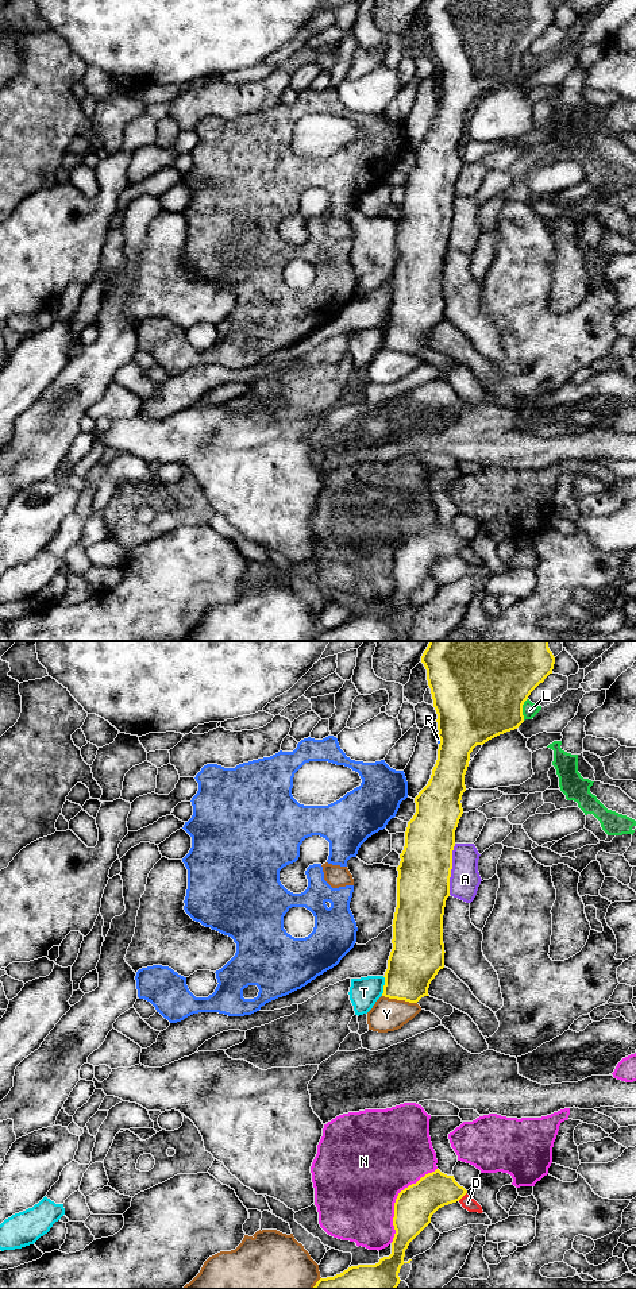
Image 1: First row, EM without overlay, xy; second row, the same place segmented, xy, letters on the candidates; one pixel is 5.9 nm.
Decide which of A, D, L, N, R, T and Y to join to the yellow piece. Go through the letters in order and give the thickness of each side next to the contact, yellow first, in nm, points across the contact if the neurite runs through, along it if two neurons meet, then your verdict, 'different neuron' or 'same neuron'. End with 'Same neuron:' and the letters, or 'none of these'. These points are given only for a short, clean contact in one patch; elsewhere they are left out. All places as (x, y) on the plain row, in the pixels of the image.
A: 320/180 nm | different neuron
D: 220/80 nm | different neuron
L: 500/90 nm | different neuron
N: 240/500 nm | different neuron
R: 400/20 nm | different neuron
T: 300/180 nm | along xy (384, 328), (384, 344), (381, 347) | different neuron
Y: 300/190 nm | different neuron
Same neuron: none of these

